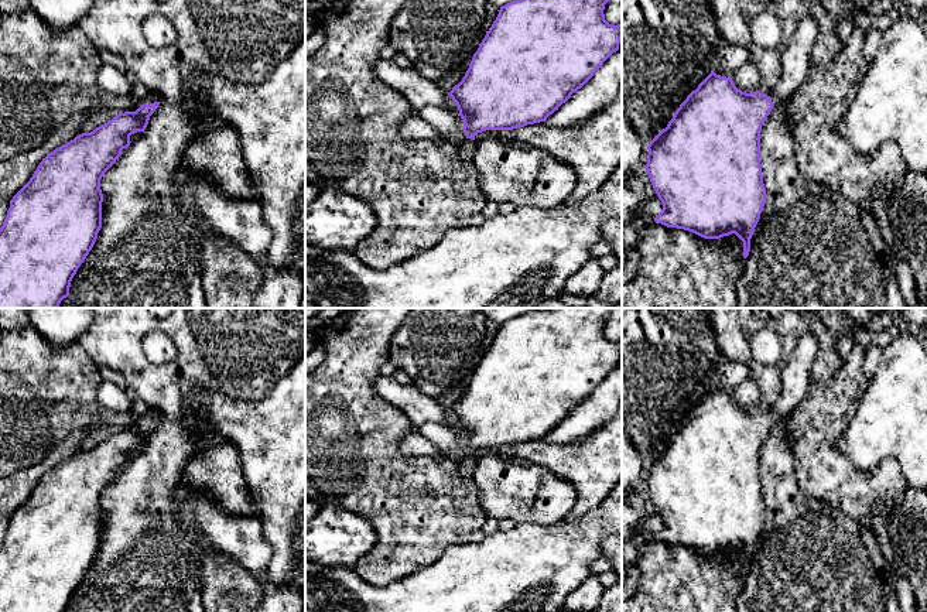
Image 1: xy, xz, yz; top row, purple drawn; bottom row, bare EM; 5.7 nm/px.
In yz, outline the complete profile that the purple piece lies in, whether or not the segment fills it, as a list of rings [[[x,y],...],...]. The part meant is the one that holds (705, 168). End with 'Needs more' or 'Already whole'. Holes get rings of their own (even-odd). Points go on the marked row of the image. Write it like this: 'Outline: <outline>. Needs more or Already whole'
Outline: [[[801,18],[781,57],[779,85],[763,95],[742,92],[731,76],[711,73],[675,110],[667,127],[647,146],[650,182],[663,204],[656,223],[692,232],[704,239],[721,239],[735,233],[743,242],[743,257],[766,202],[760,164],[760,131],[773,106],[789,99],[807,79],[811,51],[817,42],[818,20]]]. Needs more

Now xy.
Outline: [[[150,88],[136,112],[119,113],[93,131],[82,133],[55,148],[42,158],[30,181],[13,196],[0,228],[0,308],[58,308],[69,295],[71,281],[92,250],[102,228],[100,180],[123,154],[122,150],[130,146],[130,136],[146,130],[160,100],[160,93]]]. Needs more

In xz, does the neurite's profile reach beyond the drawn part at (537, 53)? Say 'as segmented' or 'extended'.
extended

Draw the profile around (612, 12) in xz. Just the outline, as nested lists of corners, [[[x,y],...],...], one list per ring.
[[[609,0],[605,4],[605,20],[612,24],[618,25],[622,23],[622,0]]]

